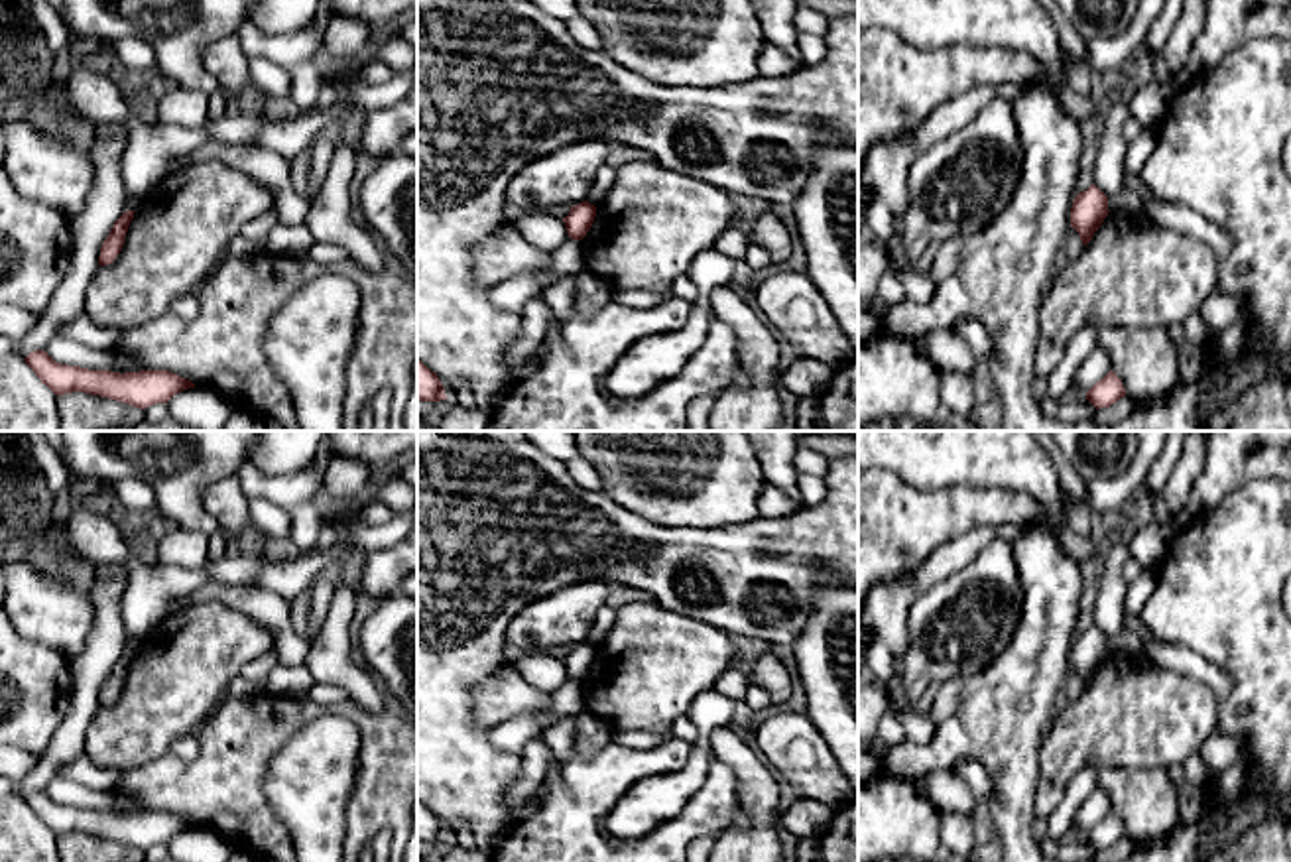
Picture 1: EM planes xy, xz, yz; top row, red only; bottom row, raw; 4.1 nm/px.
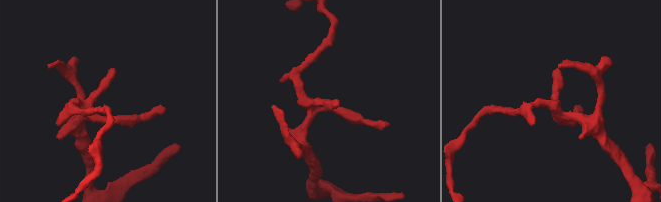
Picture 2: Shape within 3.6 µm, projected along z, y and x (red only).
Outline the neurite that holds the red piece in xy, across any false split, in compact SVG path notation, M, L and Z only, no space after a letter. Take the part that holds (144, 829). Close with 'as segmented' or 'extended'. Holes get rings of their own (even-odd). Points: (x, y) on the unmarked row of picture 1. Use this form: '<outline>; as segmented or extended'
M33 791L24 801L41 825L45 825L55 836L85 832L140 850L154 844L167 844L175 834L195 829L191 821L167 811L140 811L124 815L110 811L89 811L59 805L45 791Z; as segmented

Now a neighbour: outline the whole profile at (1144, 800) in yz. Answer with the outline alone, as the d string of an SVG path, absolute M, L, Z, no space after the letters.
M1098 768L1098 789L1108 795L1110 811L1122 821L1132 840L1163 836L1179 823L1179 795L1167 770Z

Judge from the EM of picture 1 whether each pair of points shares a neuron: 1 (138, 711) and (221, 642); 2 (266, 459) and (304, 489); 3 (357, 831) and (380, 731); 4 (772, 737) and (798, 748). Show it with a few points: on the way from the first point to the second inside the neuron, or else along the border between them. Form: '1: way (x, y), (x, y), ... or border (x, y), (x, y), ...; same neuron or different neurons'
1: way (158, 697), (201, 654); same neuron
2: border (313, 463), (274, 477), (264, 477), (250, 465); different neurons
3: way (380, 805), (396, 790), (396, 756); same neuron
4: way (780, 737), (794, 737), (796, 740); same neuron

